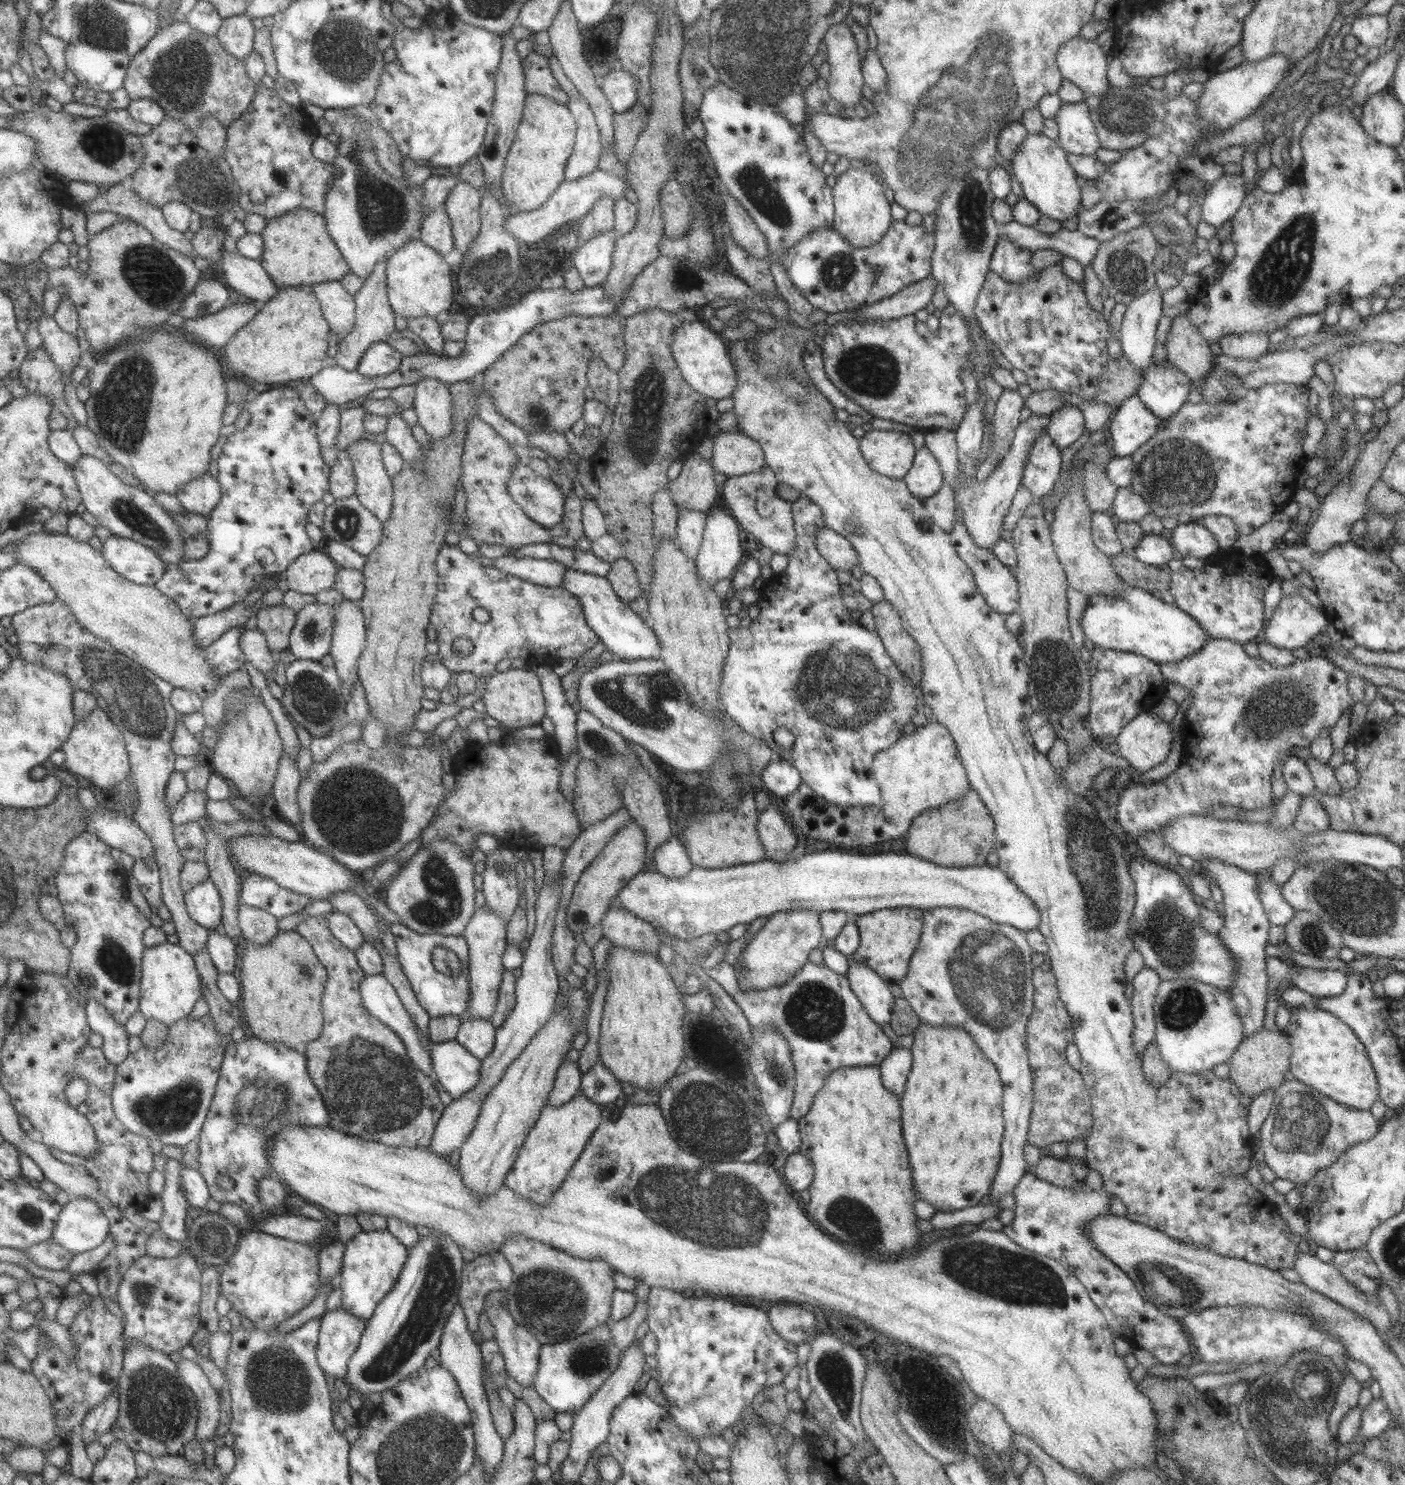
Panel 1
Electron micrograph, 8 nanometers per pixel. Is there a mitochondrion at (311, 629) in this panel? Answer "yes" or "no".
yes

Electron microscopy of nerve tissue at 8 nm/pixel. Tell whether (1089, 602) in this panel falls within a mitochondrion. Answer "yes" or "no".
no

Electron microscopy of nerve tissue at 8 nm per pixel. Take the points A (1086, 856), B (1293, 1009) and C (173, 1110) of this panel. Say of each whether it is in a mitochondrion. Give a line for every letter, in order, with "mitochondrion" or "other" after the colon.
A: mitochondrion
B: other
C: mitochondrion

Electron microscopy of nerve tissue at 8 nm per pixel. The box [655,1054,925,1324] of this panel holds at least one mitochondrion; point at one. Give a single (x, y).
(707, 1119)

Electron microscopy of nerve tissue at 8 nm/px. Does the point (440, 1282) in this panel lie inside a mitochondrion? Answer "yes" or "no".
yes

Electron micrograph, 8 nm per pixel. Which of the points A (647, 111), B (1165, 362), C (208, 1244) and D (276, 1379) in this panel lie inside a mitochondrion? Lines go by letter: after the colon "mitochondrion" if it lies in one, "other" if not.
A: other
B: other
C: mitochondrion
D: mitochondrion

